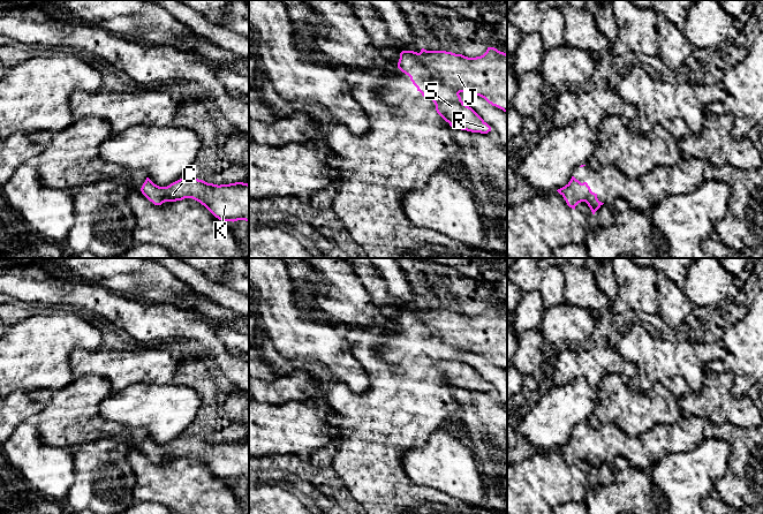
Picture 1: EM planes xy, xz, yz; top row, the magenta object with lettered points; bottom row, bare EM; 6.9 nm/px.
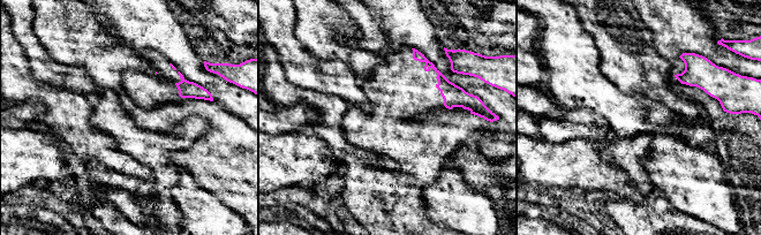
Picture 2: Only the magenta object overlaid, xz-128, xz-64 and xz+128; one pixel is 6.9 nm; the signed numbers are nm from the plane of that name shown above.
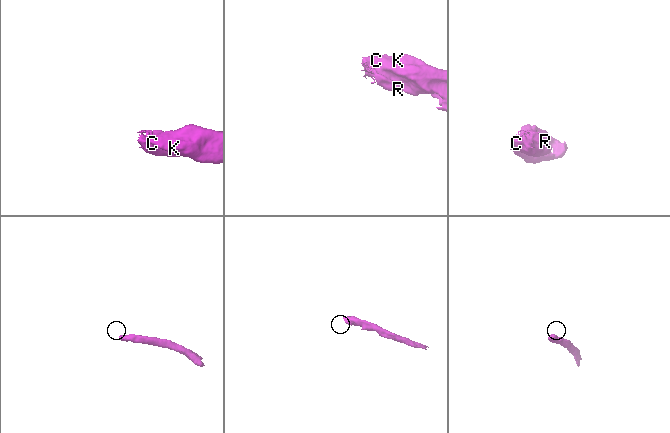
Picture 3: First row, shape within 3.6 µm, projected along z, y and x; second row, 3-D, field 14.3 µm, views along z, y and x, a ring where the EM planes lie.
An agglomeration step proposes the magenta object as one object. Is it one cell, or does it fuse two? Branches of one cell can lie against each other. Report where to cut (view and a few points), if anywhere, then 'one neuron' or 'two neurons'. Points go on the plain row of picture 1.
no cut | one neuron

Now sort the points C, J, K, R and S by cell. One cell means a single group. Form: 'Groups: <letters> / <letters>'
Groups: C J K R S

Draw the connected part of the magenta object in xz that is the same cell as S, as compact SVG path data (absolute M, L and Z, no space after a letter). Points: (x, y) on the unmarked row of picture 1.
M488 305L483 313L476 316L424 307L420 311L402 309L398 326L410 335L423 355L435 361L437 371L453 386L481 392L491 390L491 385L461 358L460 350L479 354L507 371L507 312L494 305Z

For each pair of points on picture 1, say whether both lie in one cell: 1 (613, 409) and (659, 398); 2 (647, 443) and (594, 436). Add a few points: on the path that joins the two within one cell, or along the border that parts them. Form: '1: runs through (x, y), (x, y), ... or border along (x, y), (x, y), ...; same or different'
1: runs through (625, 409), (648, 409); same
2: runs through (634, 443), (606, 443); same

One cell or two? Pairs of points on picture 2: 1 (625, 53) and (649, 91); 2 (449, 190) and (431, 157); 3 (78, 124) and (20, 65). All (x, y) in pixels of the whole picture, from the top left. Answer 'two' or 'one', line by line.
1: one
2: two
3: one

